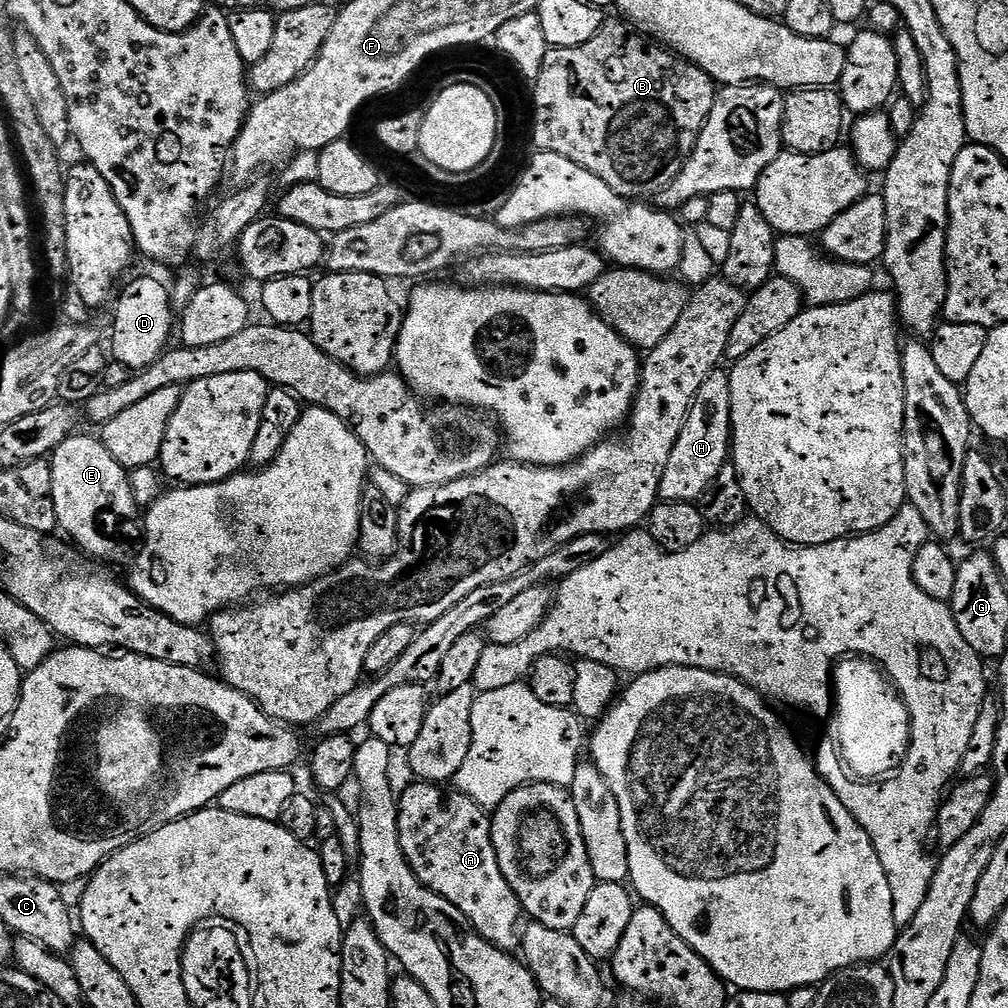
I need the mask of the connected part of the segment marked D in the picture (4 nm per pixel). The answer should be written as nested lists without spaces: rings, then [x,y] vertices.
[[[140,276],[126,284],[123,285],[124,297],[115,301],[116,321],[112,324],[110,356],[115,363],[141,370],[158,362],[169,347],[168,339],[174,336],[174,305],[169,285],[152,276]]]

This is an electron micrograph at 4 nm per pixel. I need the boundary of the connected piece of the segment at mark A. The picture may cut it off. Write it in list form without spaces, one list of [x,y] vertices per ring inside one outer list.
[[[415,782],[398,796],[398,834],[406,862],[410,862],[414,874],[431,892],[462,910],[478,935],[496,948],[515,953],[522,944],[522,909],[518,894],[514,894],[510,882],[506,882],[502,874],[502,866],[498,866],[498,854],[492,841],[492,817],[466,794],[444,790],[439,784]]]

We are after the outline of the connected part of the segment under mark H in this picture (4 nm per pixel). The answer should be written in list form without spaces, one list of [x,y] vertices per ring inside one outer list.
[[[717,370],[708,375],[706,382],[702,382],[702,390],[698,390],[682,426],[682,434],[678,434],[678,442],[674,442],[666,474],[662,474],[660,500],[699,501],[714,478],[718,478],[722,466],[729,463],[731,447],[730,378],[727,371]]]

